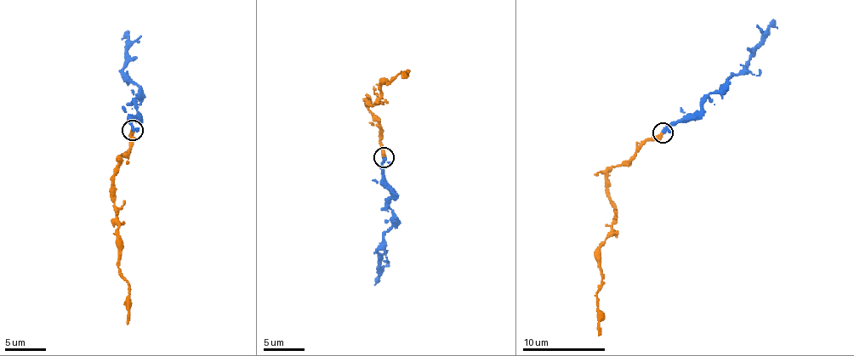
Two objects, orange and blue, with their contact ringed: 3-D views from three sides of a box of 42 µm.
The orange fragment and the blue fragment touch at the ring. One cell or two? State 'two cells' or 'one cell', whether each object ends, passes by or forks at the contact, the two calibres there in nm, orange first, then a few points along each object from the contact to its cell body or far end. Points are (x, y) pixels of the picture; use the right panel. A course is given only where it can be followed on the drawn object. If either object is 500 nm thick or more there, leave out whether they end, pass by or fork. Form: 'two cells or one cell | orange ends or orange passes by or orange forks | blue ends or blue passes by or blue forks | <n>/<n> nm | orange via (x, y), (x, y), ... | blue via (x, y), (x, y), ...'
one cell | orange ends | blue passes by | 400/260 nm | orange via (662, 133), (649, 138), (606, 174), (607, 197), (616, 219), (612, 233), (600, 247), (598, 336) | blue via (662, 131), (668, 125), (686, 121), (701, 110), (709, 96), (747, 63), (751, 50), (771, 25), (777, 29)

